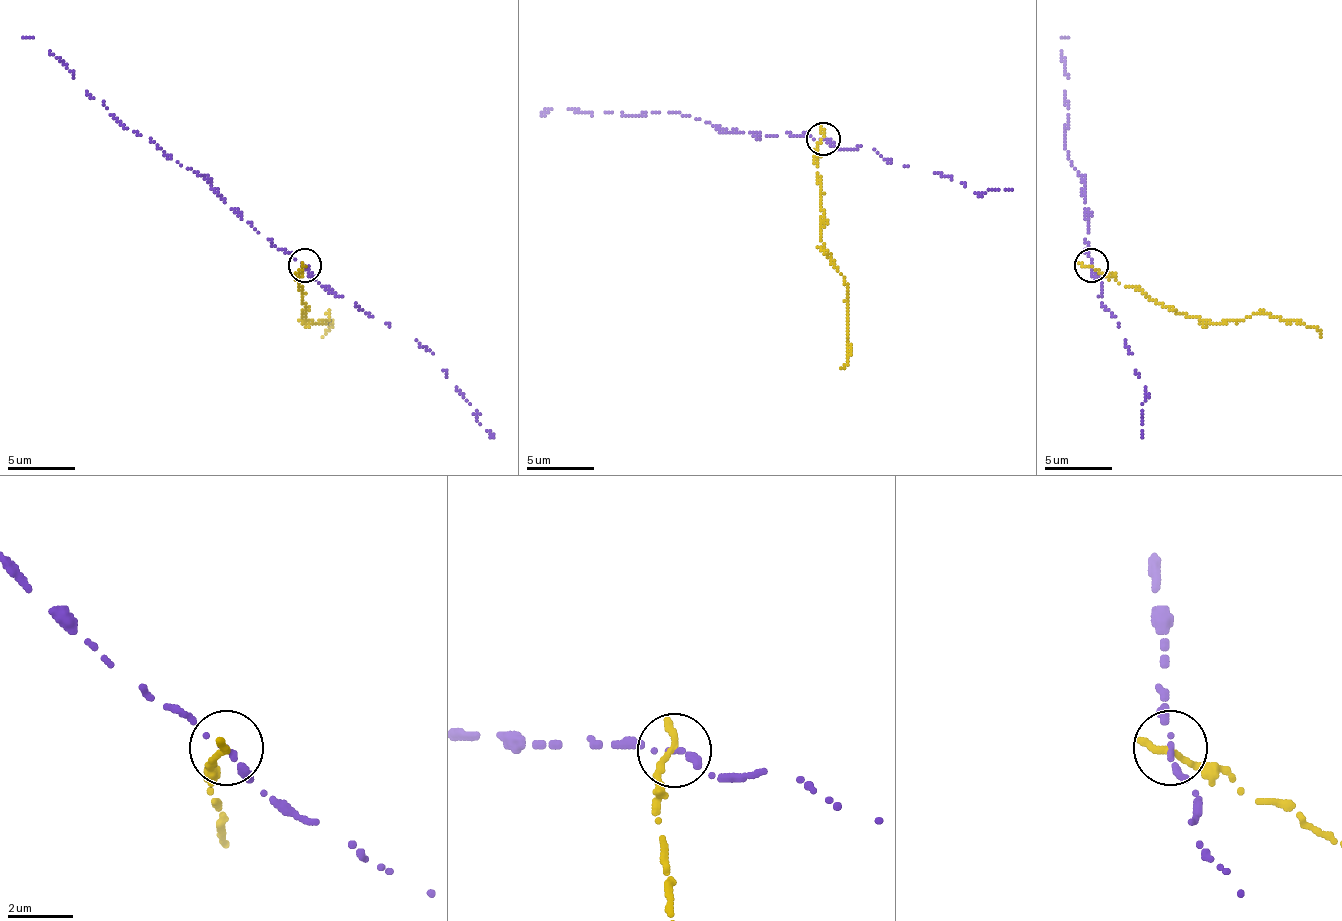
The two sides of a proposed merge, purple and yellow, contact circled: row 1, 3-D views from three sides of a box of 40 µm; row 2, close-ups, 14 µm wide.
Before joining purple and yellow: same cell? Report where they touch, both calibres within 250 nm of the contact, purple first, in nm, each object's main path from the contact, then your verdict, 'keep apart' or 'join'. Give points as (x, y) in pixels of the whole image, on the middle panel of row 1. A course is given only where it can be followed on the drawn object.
at (823, 138); 200 nm thick on the purple side, 280 nm on the other; purple runs (824, 139), (723, 132), (679, 112), (592, 116), (551, 109), (541, 116); yellow runs (824, 136), (814, 163), (824, 213), (820, 237), (841, 274), (847, 301), (847, 364), (841, 368); keep apart

